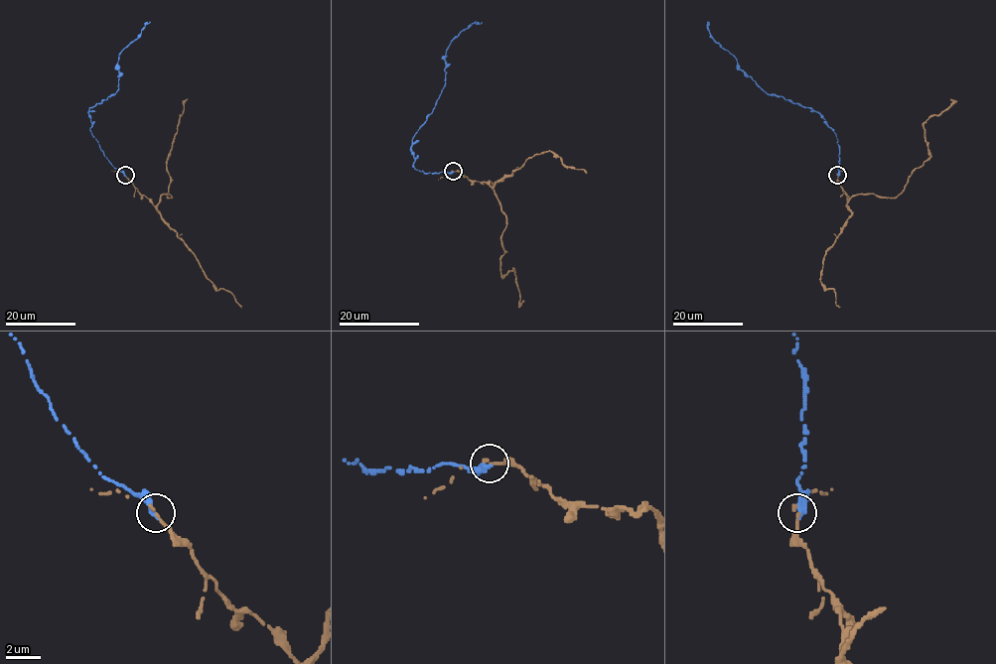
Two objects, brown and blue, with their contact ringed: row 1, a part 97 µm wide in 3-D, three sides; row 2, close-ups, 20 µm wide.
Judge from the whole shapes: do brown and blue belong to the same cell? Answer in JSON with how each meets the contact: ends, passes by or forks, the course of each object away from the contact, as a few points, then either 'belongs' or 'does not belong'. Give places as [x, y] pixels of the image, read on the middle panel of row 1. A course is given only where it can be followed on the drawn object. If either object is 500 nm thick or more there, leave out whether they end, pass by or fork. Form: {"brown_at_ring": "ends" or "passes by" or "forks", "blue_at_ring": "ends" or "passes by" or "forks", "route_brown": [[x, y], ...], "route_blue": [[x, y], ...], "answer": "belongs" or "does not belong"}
{"brown_at_ring": "ends", "blue_at_ring": "ends", "route_brown": [[453, 172], [471, 181], [492, 183], [505, 215], [500, 274], [503, 277], [512, 269], [519, 301], [523, 301]], "route_blue": [[452, 172], [416, 170], [411, 148], [413, 136], [431, 113], [445, 84], [447, 47], [472, 24], [482, 22]], "answer": "does not belong"}

